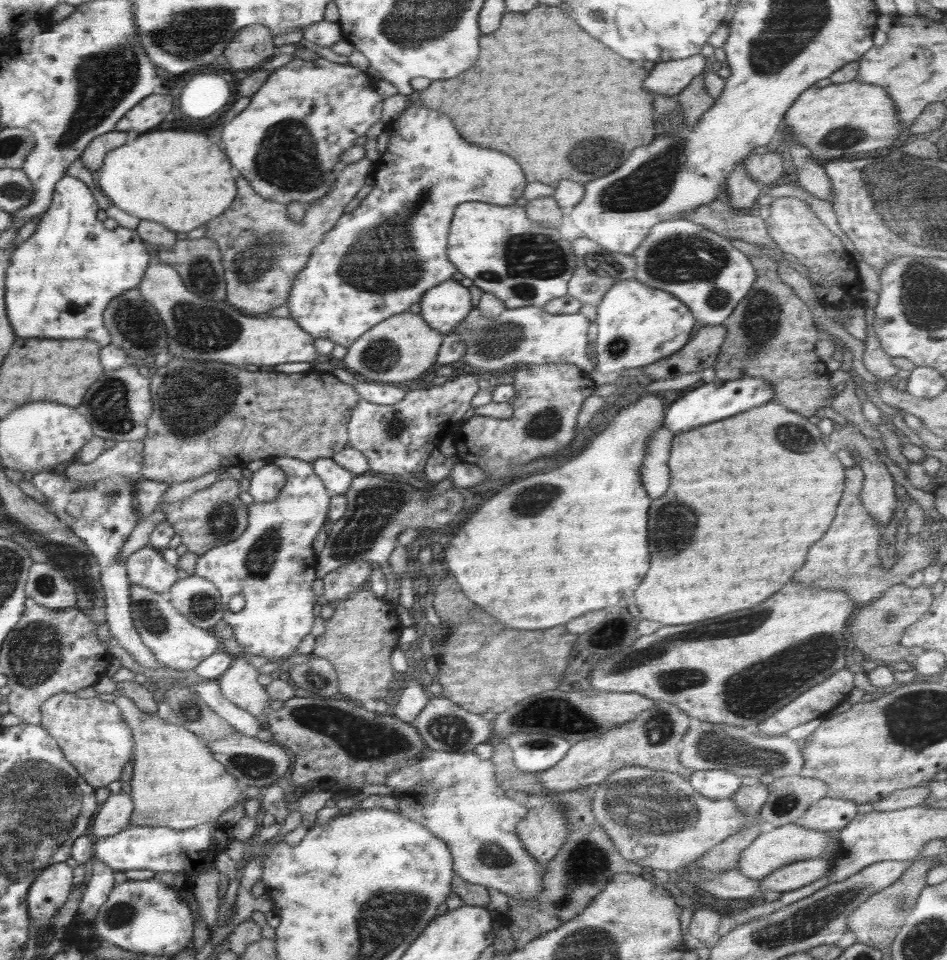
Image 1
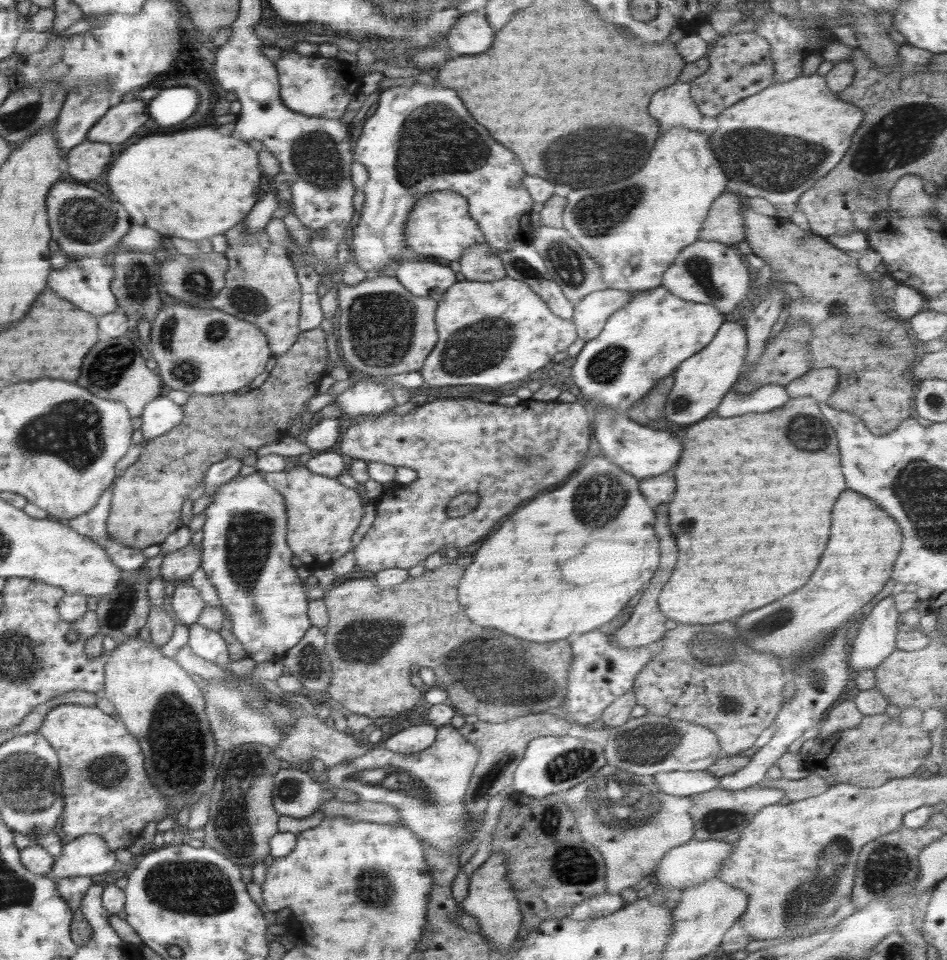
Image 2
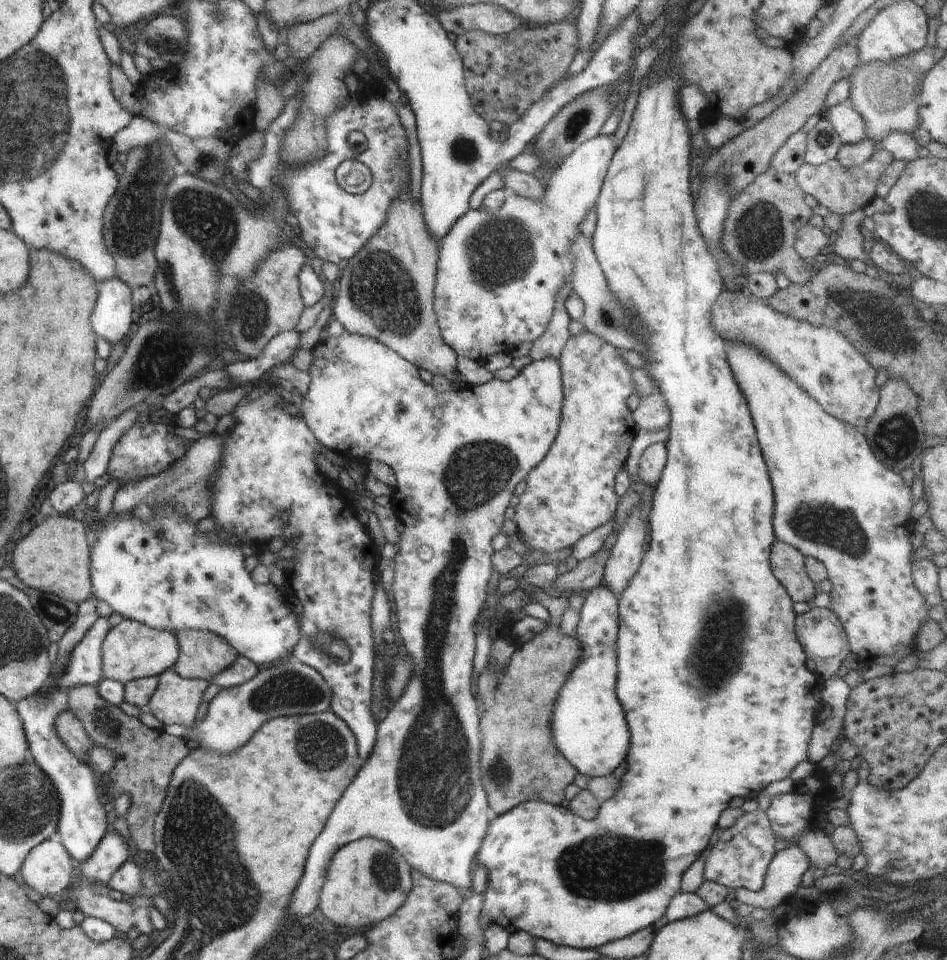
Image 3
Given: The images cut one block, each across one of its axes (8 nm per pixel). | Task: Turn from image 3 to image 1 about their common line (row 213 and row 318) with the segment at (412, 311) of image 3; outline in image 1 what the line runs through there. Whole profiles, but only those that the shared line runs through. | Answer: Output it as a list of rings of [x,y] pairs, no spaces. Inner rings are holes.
[[[406,311],[372,326],[348,346],[342,362],[348,371],[364,381],[394,384],[414,380],[436,362],[443,336],[419,314]]]

